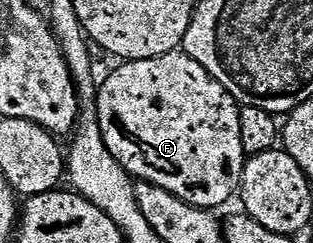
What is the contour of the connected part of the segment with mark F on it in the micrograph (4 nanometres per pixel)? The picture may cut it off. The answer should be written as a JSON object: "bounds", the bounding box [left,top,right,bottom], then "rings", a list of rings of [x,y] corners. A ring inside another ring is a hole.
{"bounds":[97,51,247,211],"rings":[[[174,51],[167,55],[159,55],[142,61],[126,61],[118,66],[118,69],[109,78],[106,81],[102,80],[99,85],[97,118],[107,151],[111,151],[114,159],[121,162],[121,166],[128,171],[130,177],[141,181],[150,181],[152,185],[163,187],[179,199],[200,209],[217,211],[220,210],[220,205],[227,204],[232,197],[234,200],[235,194],[241,187],[241,176],[247,160],[247,154],[243,151],[243,135],[239,131],[241,106],[237,104],[236,99],[206,69],[199,67],[199,63],[195,63],[195,59],[191,59],[183,51]]]}

